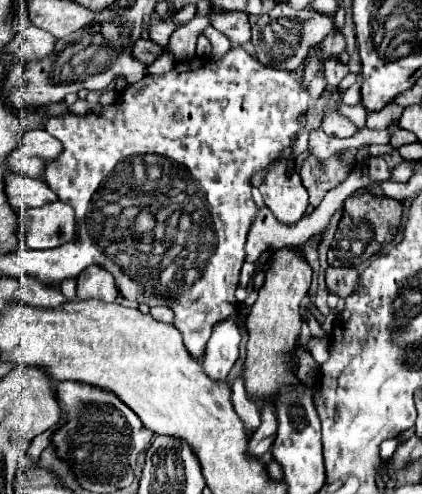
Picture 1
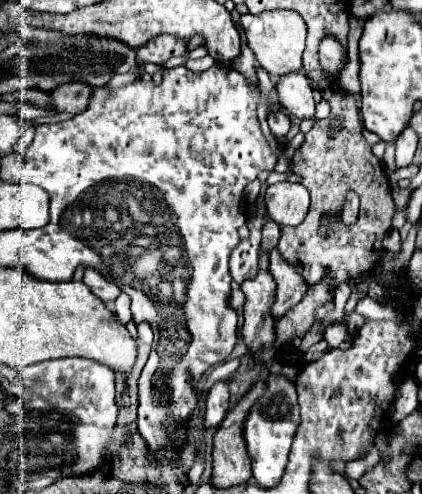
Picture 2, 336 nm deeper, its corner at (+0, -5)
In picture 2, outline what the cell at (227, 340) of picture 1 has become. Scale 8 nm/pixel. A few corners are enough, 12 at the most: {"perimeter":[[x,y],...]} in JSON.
{"perimeter":[[226,381],[206,399],[204,427],[218,427],[230,407]]}

